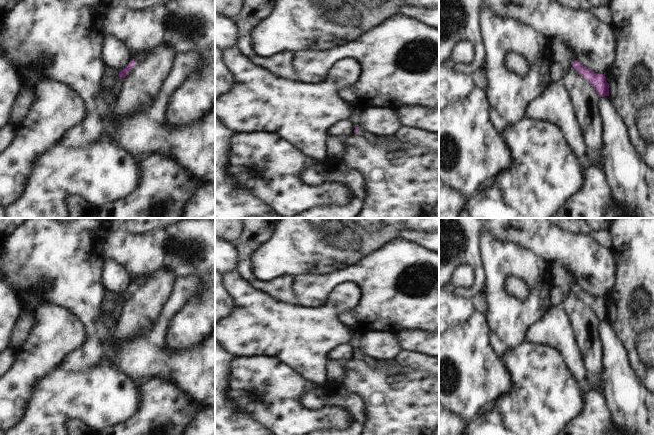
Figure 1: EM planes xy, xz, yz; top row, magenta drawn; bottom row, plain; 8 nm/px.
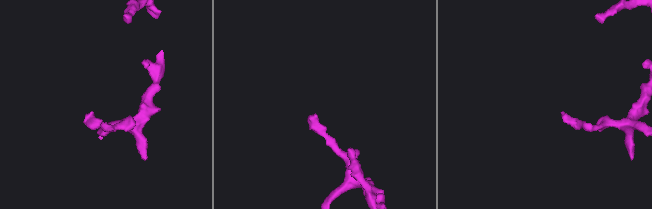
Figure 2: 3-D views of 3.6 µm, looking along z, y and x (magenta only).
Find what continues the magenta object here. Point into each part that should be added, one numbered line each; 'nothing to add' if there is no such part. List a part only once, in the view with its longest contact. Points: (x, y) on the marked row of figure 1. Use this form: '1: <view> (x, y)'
1: xy (115, 90)

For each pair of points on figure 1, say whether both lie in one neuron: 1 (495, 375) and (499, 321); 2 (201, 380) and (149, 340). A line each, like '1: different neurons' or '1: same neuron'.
1: different neurons
2: same neuron

